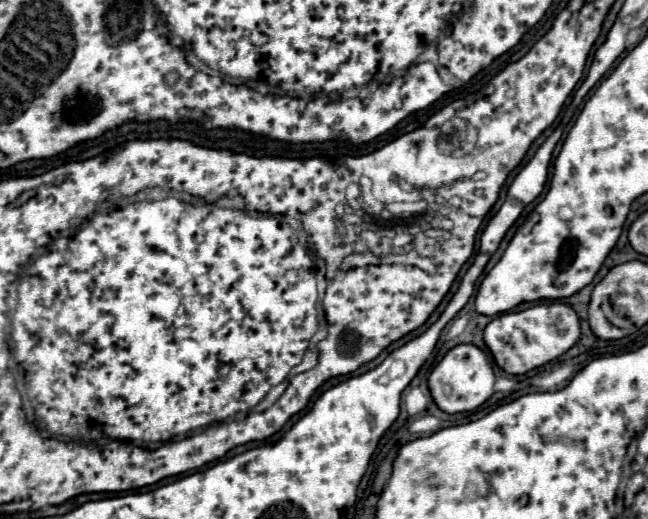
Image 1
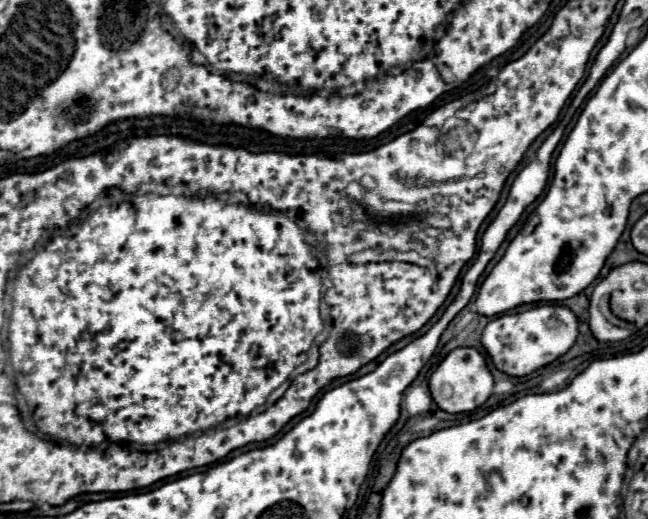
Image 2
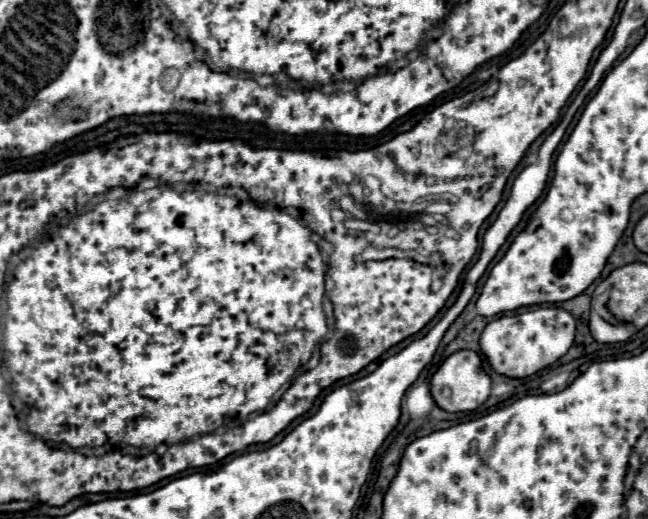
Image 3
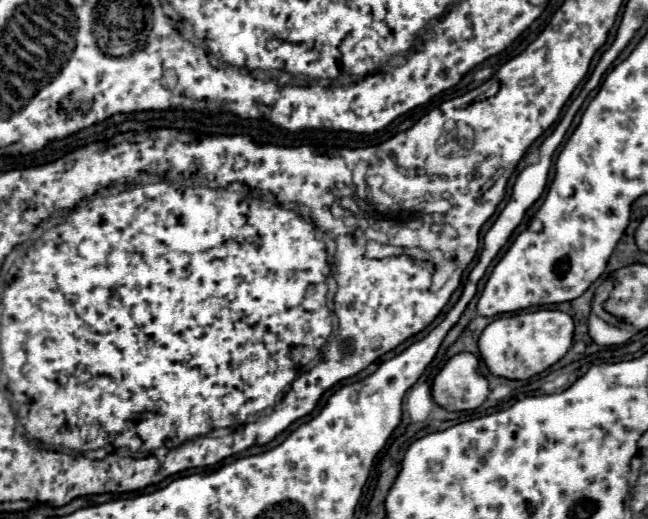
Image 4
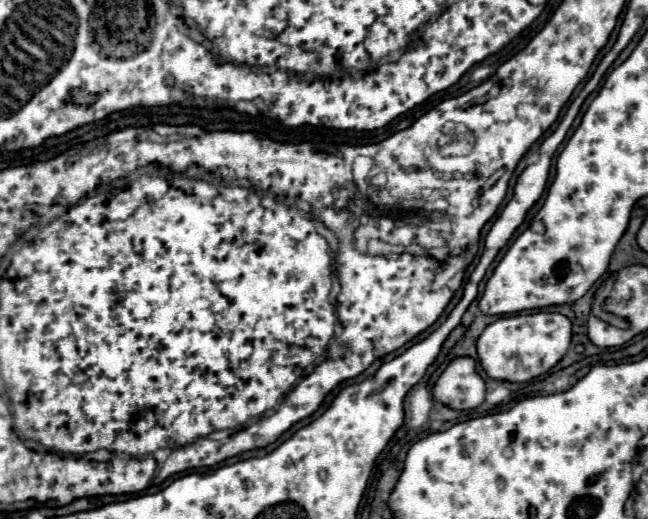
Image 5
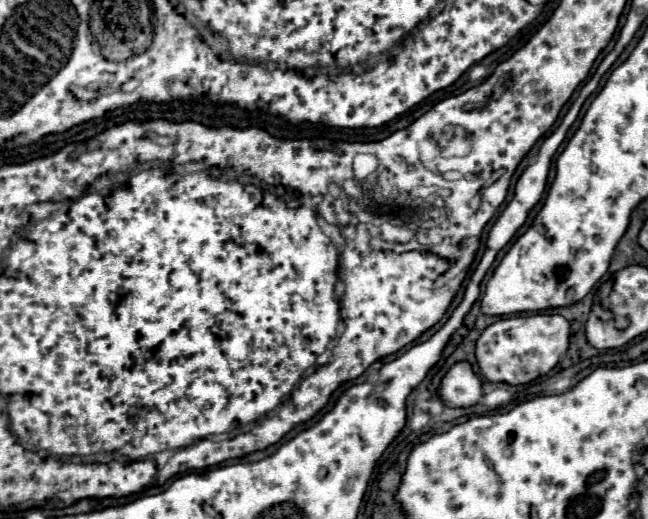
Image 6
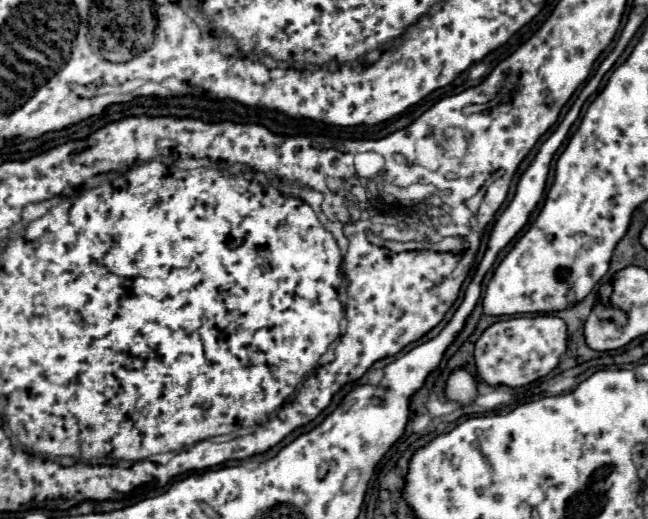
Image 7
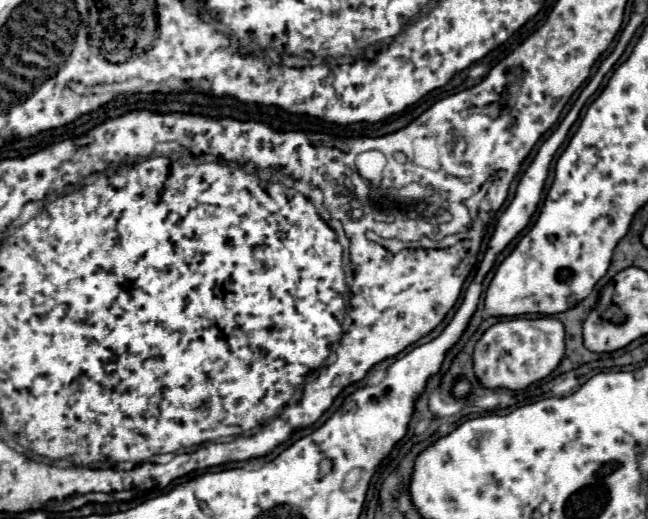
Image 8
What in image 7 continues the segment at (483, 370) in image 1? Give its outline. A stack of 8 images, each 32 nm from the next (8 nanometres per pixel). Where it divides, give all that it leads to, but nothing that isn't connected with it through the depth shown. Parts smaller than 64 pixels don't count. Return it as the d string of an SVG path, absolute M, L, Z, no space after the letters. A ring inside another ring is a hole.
M454 370L446 384L446 396L458 404L470 404L476 400L476 380L466 370Z

